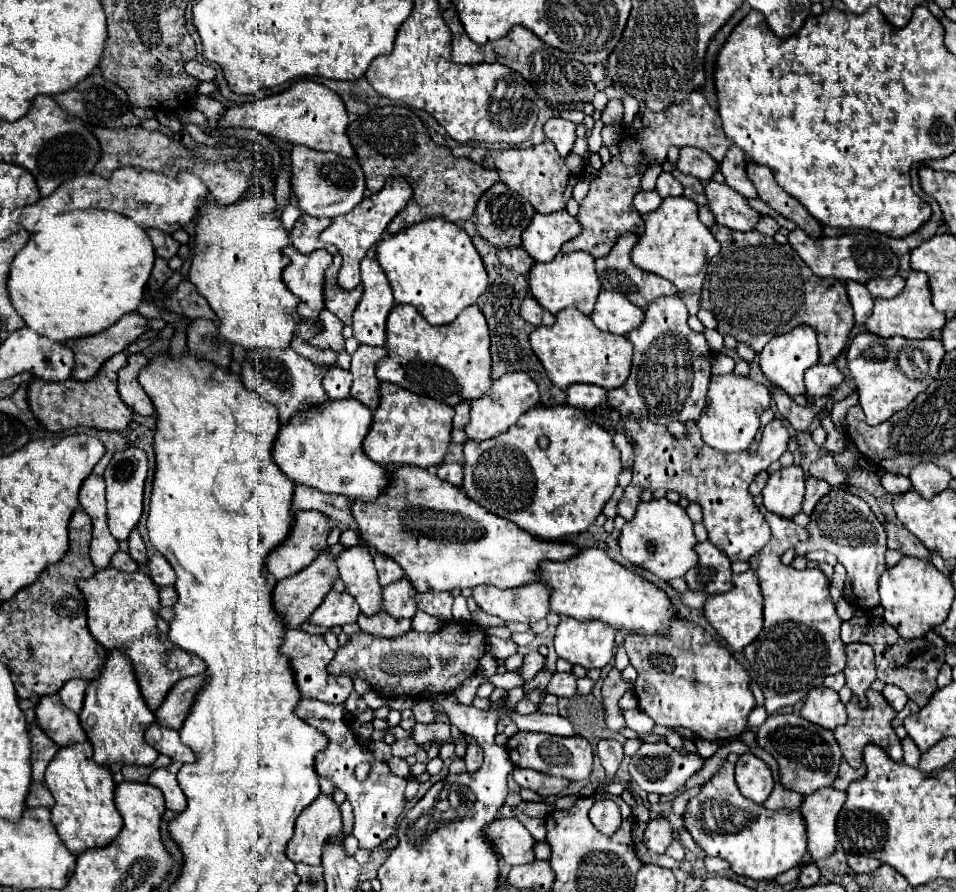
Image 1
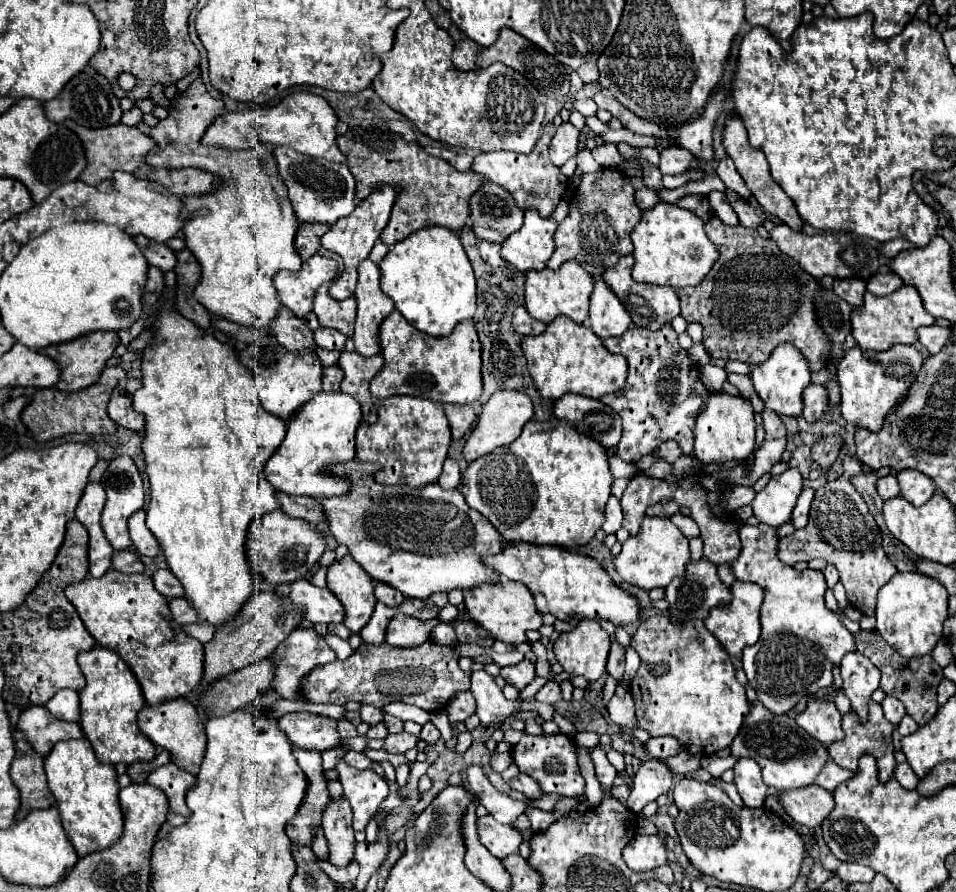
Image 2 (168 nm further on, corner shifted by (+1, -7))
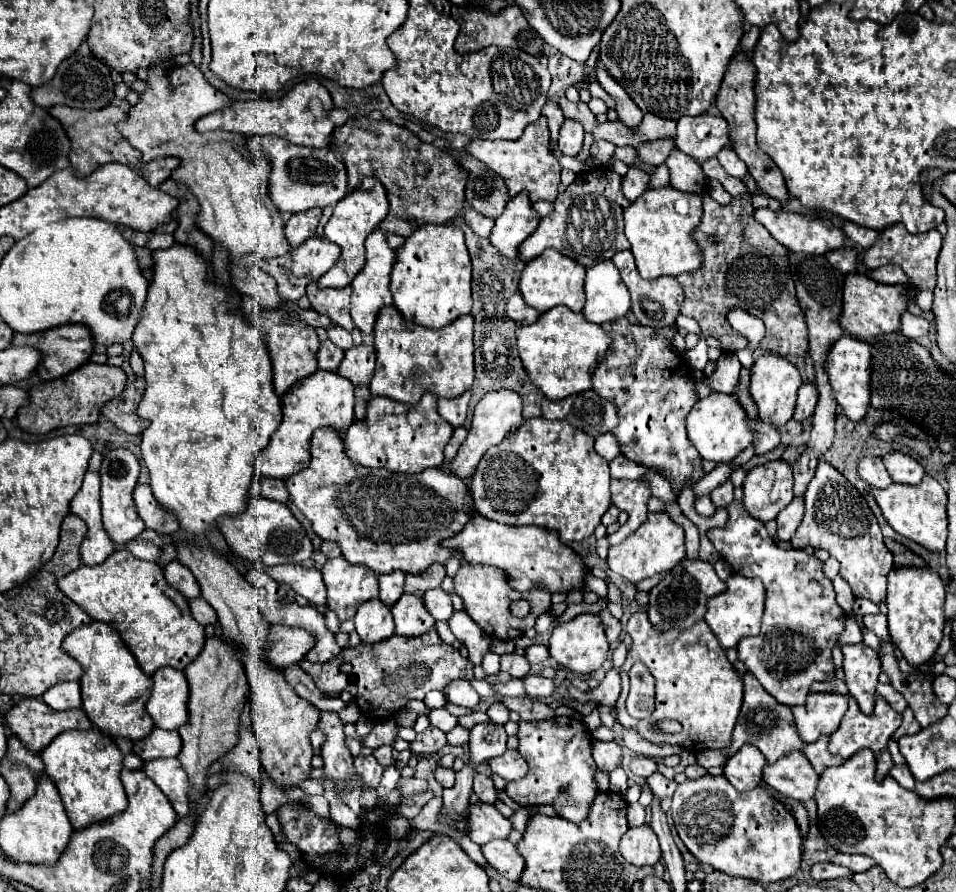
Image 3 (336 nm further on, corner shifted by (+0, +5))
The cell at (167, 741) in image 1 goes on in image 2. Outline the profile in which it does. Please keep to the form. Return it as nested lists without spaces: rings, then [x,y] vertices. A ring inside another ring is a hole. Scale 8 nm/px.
[[[179,697],[173,701],[161,703],[157,707],[145,705],[139,713],[137,723],[139,723],[141,733],[147,739],[151,739],[151,743],[155,743],[163,751],[169,751],[171,761],[177,767],[185,767],[185,771],[189,771],[193,775],[199,771],[201,759],[205,755],[205,747],[207,747],[205,741],[207,739],[205,739],[205,731],[203,731],[203,721],[201,721],[195,705],[191,701],[187,701],[185,697]]]

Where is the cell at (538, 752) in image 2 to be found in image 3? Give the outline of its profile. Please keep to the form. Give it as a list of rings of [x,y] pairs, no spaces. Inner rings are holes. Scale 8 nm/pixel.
[[[576,717],[522,721],[518,739],[518,751],[528,763],[528,773],[518,781],[506,783],[508,797],[520,805],[552,805],[560,817],[572,823],[584,821],[598,793],[594,781],[596,763],[592,759],[592,735],[588,727]]]

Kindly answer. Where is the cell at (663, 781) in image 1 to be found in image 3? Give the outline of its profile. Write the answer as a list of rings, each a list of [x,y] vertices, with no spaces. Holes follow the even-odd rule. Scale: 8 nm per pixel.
[[[634,757],[632,761],[630,761],[630,771],[634,773],[634,775],[638,775],[638,777],[648,777],[648,775],[652,775],[654,771],[656,771],[658,767],[656,767],[656,761],[654,759],[650,759],[650,757]]]

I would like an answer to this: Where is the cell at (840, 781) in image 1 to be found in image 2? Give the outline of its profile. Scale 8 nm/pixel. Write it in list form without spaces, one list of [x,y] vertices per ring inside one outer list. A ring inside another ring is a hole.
[[[829,761],[827,767],[823,767],[823,769],[825,769],[825,771],[821,771],[819,777],[817,777],[817,785],[821,785],[821,787],[827,789],[827,791],[835,791],[837,785],[841,785],[843,781],[847,781],[847,779],[853,777],[851,771],[835,765],[833,761]]]

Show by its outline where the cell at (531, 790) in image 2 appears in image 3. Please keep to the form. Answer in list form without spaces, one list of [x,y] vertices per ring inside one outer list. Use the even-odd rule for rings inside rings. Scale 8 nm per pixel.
[[[508,749],[504,755],[494,757],[488,763],[490,763],[490,769],[496,775],[504,777],[506,781],[514,781],[514,779],[520,779],[522,775],[526,775],[526,761],[514,749]]]

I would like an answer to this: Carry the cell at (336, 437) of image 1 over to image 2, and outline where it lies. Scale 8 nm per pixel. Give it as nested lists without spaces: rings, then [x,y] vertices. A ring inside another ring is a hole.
[[[317,393],[287,421],[287,435],[265,463],[267,481],[287,495],[309,495],[313,499],[349,493],[349,479],[339,479],[329,467],[355,459],[355,431],[363,421],[359,403],[345,393]]]

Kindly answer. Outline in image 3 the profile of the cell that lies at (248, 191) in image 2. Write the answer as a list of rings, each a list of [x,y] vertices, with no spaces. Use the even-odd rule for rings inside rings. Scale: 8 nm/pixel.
[[[158,61],[150,67],[146,85],[148,89],[140,93],[140,101],[130,107],[118,129],[142,153],[146,163],[160,155],[180,159],[172,179],[186,183],[196,195],[202,207],[196,225],[230,251],[230,261],[248,253],[258,253],[264,259],[288,253],[290,245],[284,237],[282,217],[268,197],[270,163],[266,159],[252,161],[242,135],[228,131],[198,133],[194,129],[200,117],[228,107],[230,99],[214,89],[194,63],[170,65]]]

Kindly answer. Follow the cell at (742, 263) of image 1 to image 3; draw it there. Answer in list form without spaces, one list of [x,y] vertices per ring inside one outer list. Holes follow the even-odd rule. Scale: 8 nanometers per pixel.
[[[742,193],[728,205],[720,205],[704,195],[704,215],[700,225],[694,229],[694,239],[702,251],[702,265],[692,273],[678,275],[686,299],[680,313],[698,319],[706,329],[704,335],[716,337],[724,353],[736,353],[748,347],[748,339],[736,333],[728,323],[722,329],[720,319],[726,319],[726,311],[734,305],[744,307],[748,313],[760,317],[766,325],[762,339],[762,351],[780,357],[804,357],[808,349],[808,329],[804,313],[798,307],[794,281],[788,271],[788,249],[782,247],[760,223],[754,221],[754,207],[750,193]],[[706,235],[718,235],[718,243],[706,239]]]

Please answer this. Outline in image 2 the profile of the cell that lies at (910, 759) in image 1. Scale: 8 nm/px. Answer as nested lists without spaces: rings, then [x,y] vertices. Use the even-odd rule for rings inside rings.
[[[899,763],[895,769],[895,779],[905,787],[905,789],[915,789],[917,787],[917,775],[913,775],[913,769],[909,767],[909,763]]]

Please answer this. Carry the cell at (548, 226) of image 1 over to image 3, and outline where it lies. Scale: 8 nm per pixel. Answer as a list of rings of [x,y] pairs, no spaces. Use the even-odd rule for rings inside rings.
[[[522,191],[520,195],[510,199],[504,213],[496,219],[488,239],[498,249],[500,255],[514,259],[518,255],[518,245],[534,233],[538,221],[540,217],[532,209],[528,193]]]

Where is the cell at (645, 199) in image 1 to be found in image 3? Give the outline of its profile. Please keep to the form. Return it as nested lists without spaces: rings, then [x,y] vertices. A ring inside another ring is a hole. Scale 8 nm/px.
[[[630,167],[628,173],[622,177],[622,195],[626,195],[630,201],[638,199],[646,191],[648,181],[650,181],[648,173],[644,173],[642,169]]]

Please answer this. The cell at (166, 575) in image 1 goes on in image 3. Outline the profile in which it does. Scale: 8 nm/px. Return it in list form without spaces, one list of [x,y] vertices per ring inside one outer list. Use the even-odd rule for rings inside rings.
[[[172,561],[166,569],[164,569],[164,575],[168,579],[168,583],[180,591],[186,599],[196,599],[200,597],[200,587],[198,587],[198,581],[194,579],[194,575],[178,561]]]

